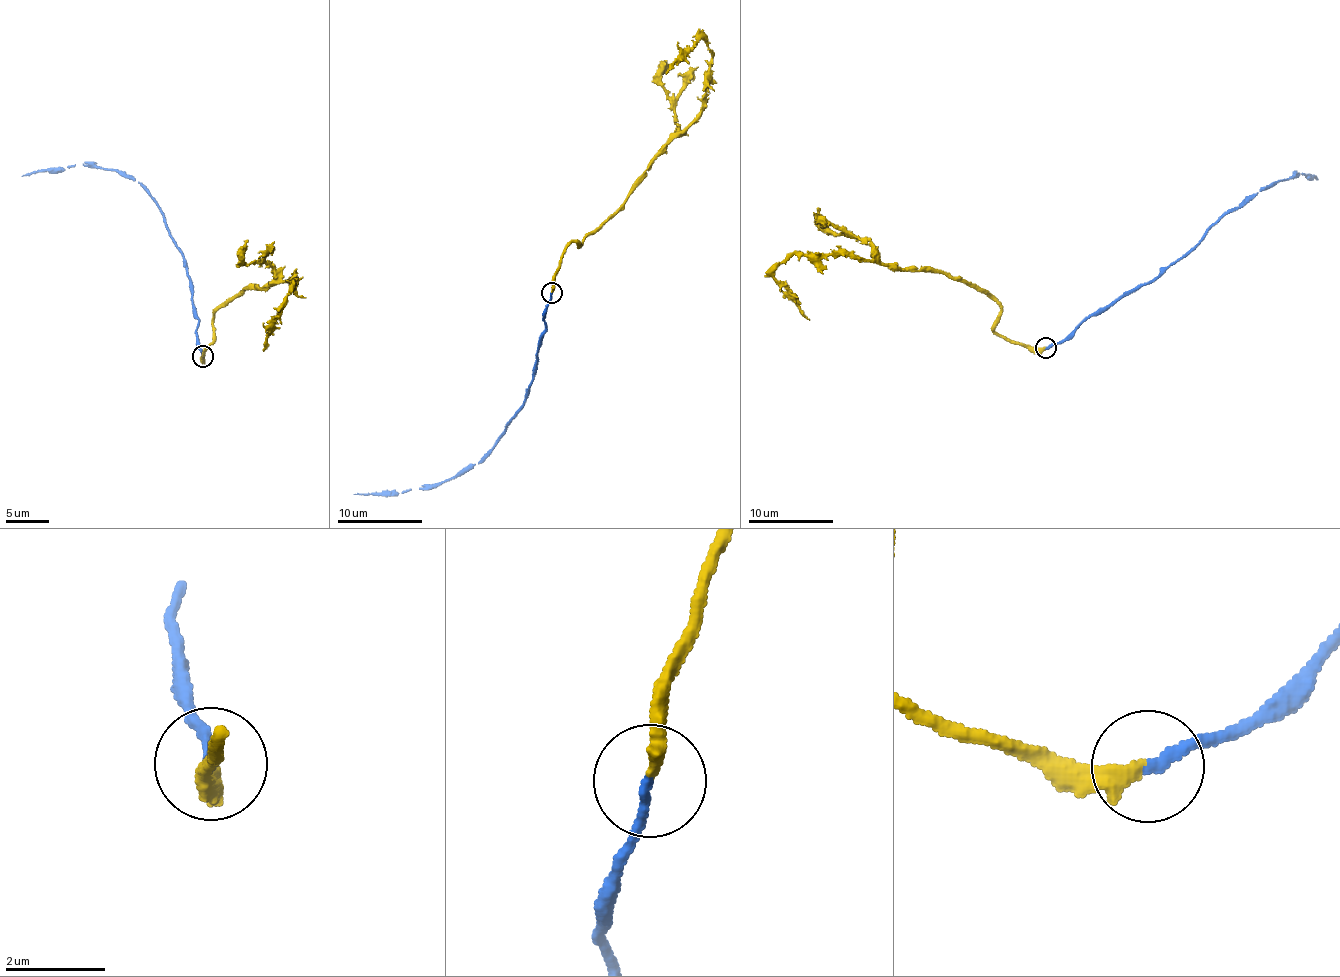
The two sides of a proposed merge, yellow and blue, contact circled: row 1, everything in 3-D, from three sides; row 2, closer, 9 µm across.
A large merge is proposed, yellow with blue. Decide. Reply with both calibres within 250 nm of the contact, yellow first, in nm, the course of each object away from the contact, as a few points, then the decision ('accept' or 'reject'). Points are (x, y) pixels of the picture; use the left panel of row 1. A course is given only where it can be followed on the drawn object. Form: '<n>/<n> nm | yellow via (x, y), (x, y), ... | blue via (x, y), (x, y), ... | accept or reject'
340/190 nm | yellow via (203, 354), (220, 308), (243, 289), (261, 291), (294, 276), (282, 311), (273, 324), (264, 351) | blue via (203, 357), (185, 257), (156, 204), (139, 181), (115, 170), (87, 165), (38, 169), (21, 175) | accept

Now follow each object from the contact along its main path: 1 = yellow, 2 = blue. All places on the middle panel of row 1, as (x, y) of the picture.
1: (552, 293), (563, 249), (573, 242), (580, 246), (702, 110), (712, 53), (705, 40), (666, 74)
2: (552, 293), (526, 402), (479, 464), (463, 467), (453, 477), (423, 488), (353, 494)

